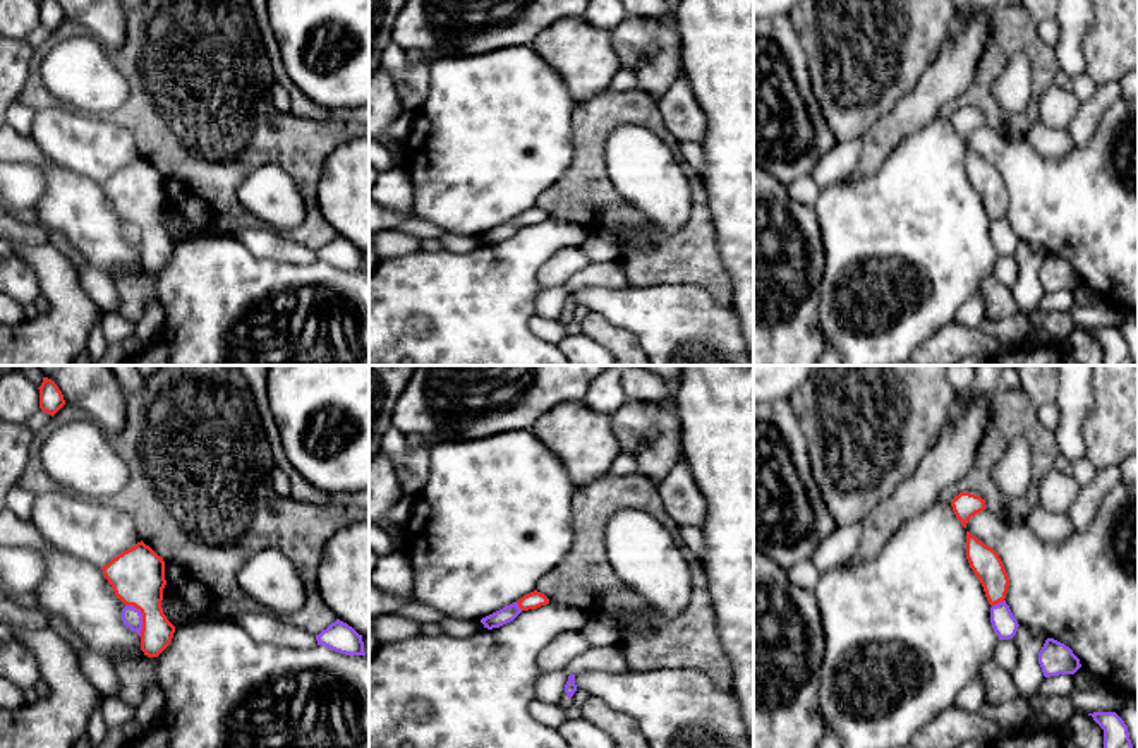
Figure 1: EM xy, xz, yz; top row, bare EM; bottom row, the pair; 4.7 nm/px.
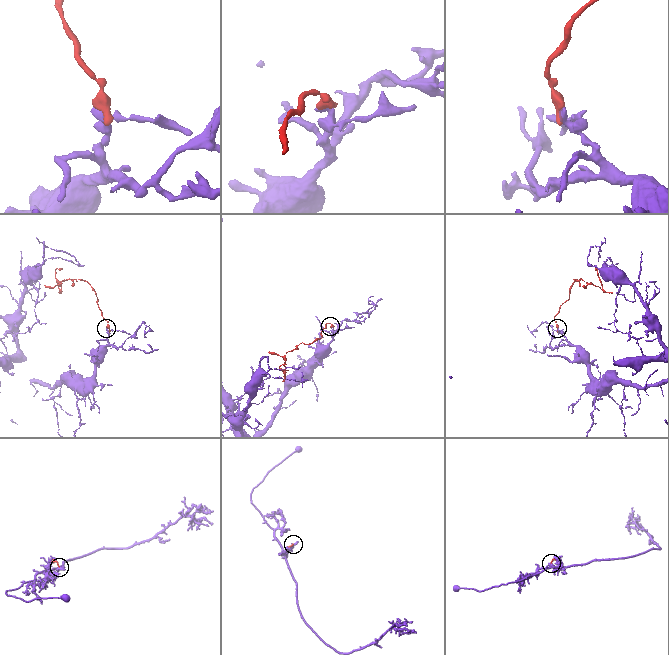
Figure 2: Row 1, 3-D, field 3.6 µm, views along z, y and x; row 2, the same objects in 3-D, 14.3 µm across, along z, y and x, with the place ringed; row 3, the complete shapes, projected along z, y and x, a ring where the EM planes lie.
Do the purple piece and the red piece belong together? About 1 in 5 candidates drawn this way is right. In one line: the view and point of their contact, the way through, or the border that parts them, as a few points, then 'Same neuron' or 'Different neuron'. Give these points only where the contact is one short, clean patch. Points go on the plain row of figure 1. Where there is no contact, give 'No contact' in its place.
Touches purple at xy (141, 232). Boundary: xy (126, 220), (139, 227), (141, 251). Different neuron

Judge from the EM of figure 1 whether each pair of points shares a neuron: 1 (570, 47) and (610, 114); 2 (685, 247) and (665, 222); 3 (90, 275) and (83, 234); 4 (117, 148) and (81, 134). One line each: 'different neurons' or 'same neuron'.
1: different neurons
2: different neurons
3: different neurons
4: same neuron

